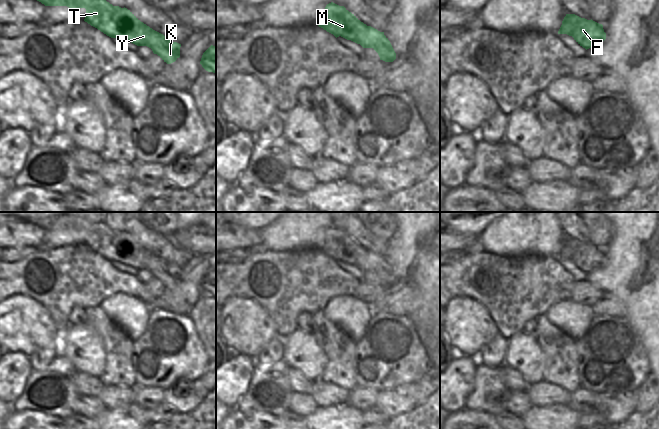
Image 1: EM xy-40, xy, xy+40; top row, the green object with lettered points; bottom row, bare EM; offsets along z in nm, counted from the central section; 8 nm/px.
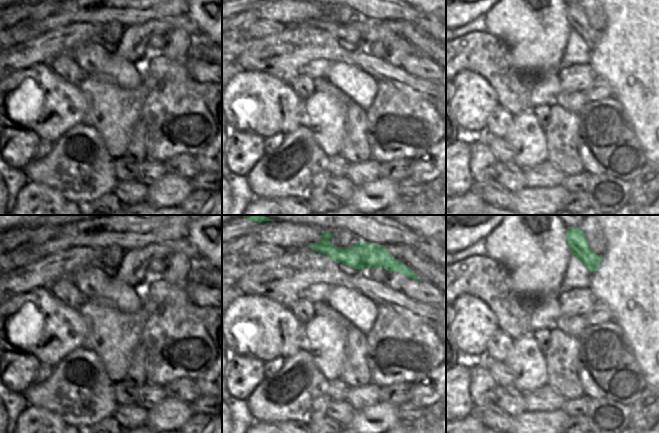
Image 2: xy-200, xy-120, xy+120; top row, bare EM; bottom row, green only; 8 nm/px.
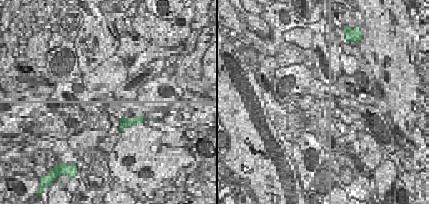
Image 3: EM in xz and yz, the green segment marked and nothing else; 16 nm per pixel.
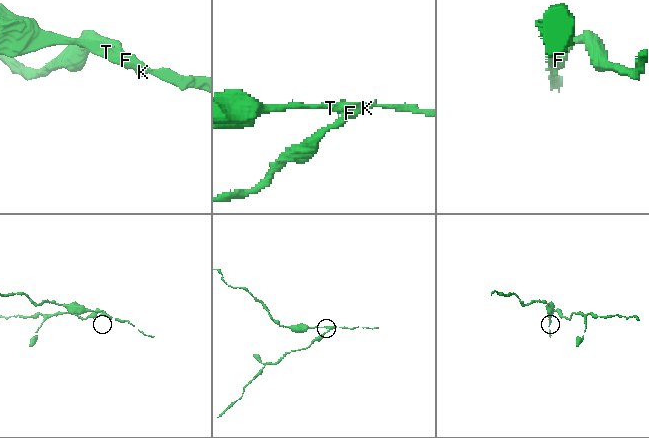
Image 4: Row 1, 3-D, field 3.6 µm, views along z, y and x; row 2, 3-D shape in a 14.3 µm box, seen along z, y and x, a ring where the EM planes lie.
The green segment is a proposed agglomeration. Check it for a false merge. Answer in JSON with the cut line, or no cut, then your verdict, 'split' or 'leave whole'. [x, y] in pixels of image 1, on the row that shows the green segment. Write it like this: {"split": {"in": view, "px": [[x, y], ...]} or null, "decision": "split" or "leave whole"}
{"split": {"in": "xy+40", "px": [[567, 14], [571, 23], [572, 35]]}, "decision": "split"}

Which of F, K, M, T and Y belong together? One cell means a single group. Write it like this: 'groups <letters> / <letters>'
groups F / K M T Y

